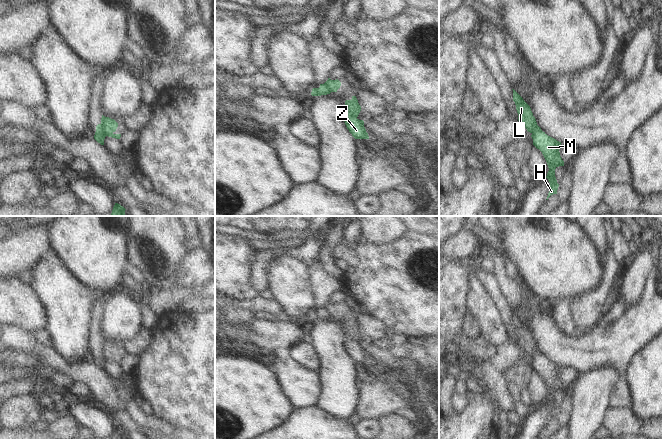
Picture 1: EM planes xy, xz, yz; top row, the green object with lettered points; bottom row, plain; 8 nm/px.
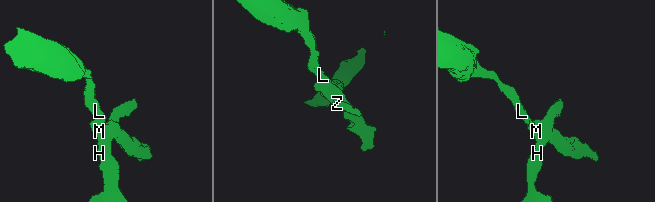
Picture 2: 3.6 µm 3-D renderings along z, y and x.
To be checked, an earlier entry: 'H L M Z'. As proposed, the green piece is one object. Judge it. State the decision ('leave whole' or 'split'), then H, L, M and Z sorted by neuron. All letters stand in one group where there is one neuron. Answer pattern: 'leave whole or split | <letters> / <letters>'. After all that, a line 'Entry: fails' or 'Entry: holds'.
split | H M Z / L
Entry: fails

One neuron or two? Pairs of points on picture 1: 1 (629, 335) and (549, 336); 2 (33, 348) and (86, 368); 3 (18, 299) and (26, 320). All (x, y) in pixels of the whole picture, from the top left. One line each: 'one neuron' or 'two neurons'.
1: one neuron
2: one neuron
3: one neuron

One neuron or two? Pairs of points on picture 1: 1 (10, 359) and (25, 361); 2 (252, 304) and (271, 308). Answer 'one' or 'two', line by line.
1: one
2: one

